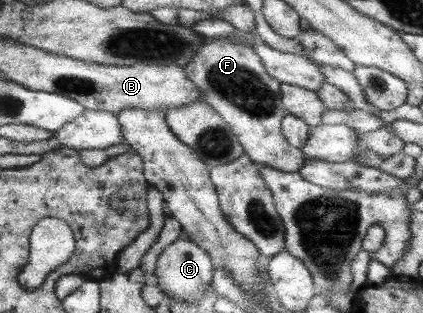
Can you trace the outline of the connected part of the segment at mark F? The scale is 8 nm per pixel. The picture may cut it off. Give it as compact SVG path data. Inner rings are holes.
M211 38L199 47L185 70L201 89L202 100L232 127L252 161L282 172L300 173L308 157L283 135L283 120L289 115L283 102L284 83L268 73L252 46L230 38Z

